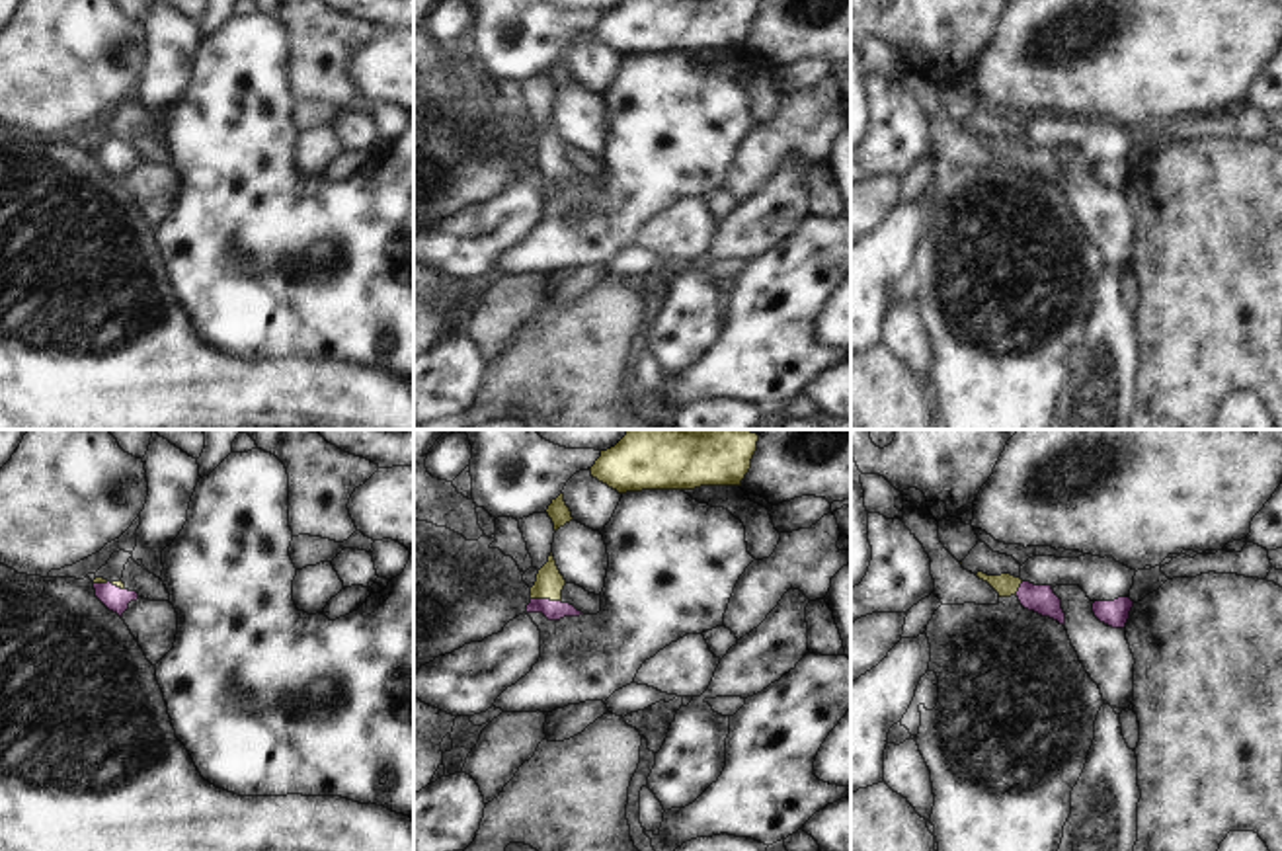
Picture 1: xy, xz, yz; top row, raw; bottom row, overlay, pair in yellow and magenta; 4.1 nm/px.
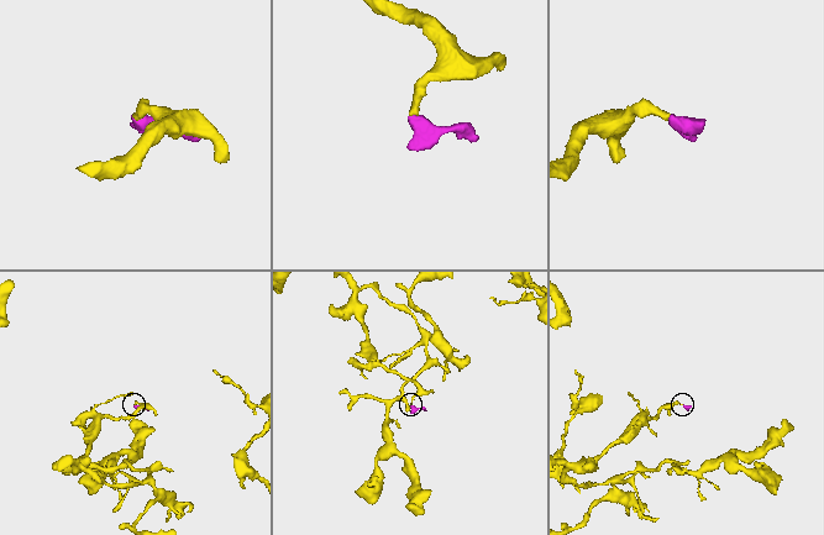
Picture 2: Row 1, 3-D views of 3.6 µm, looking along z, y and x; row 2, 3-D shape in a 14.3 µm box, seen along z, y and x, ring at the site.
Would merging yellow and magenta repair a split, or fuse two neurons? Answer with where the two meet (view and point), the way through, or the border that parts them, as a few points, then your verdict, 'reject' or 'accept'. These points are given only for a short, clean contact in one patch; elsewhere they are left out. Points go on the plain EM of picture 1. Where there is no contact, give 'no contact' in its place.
contact xz (547, 161); way xz (549, 147), (547, 161), (551, 172); accept

